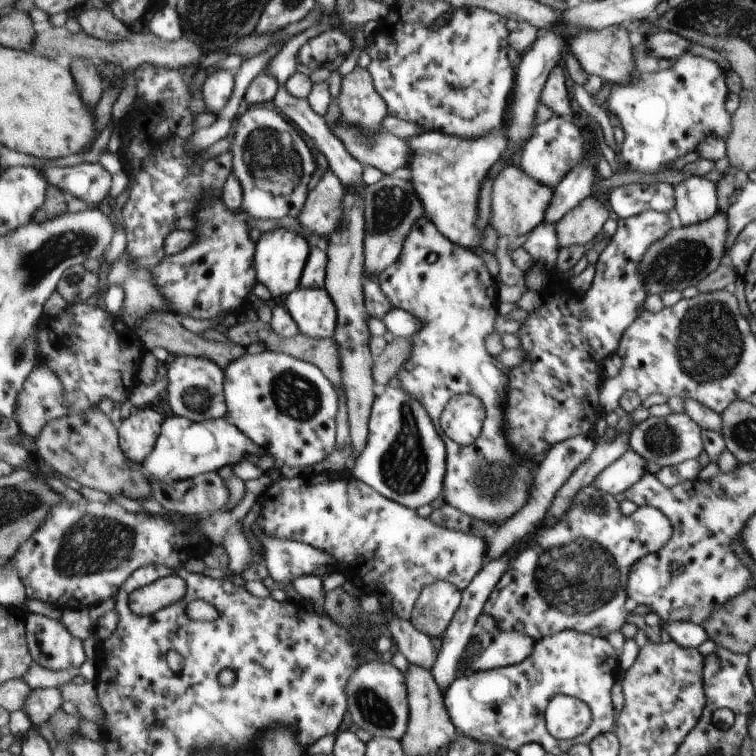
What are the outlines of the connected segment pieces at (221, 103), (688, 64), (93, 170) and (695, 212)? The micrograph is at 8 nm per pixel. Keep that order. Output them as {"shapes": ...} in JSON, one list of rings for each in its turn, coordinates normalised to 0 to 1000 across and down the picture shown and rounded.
{"shapes":[[[[287,91],[274,101],[267,120],[276,149],[288,153],[299,143],[300,135],[308,127],[311,102],[311,95],[300,91]]],[[[852,50],[845,60],[836,62],[836,73],[840,90],[835,98],[833,110],[813,112],[799,108],[791,128],[792,134],[802,136],[806,151],[819,157],[820,167],[827,176],[824,190],[816,202],[820,226],[866,228],[876,222],[888,222],[888,213],[896,221],[894,209],[909,201],[919,200],[922,189],[931,180],[946,179],[959,183],[964,177],[964,151],[956,143],[956,135],[962,127],[959,98],[943,78],[914,74],[909,69],[886,78],[861,75],[852,63]]],[[[131,216],[98,220],[62,220],[57,230],[67,245],[112,265],[123,272],[138,272],[147,251],[147,228]]],[[[911,233],[889,246],[890,276],[903,300],[938,291],[948,280],[946,246],[925,233]]]]}

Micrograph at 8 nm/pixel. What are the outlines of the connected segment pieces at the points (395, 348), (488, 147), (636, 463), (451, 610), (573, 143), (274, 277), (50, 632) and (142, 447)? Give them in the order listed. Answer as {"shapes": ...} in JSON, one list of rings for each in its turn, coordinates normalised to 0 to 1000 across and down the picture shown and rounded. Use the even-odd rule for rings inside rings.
{"shapes":[[[[521,447],[511,454],[501,471],[492,475],[492,501],[500,517],[505,515],[517,499],[524,497],[528,485],[541,471],[541,452],[530,452],[528,447]]],[[[570,172],[544,180],[537,188],[544,193],[544,212],[538,214],[541,241],[557,267],[561,286],[594,320],[616,329],[634,325],[636,307],[626,294],[631,288],[631,254],[644,225],[671,196],[669,176],[652,172],[623,185]]],[[[829,594],[813,611],[800,618],[782,642],[798,653],[819,653],[840,640],[853,624],[853,607]]],[[[577,769],[560,778],[541,823],[574,848],[586,841],[610,799],[610,780],[591,769]]],[[[730,152],[726,159],[706,167],[683,218],[700,235],[733,251],[742,238],[769,216],[769,206],[771,206],[769,175],[755,161],[747,161],[745,156]]],[[[373,300],[349,307],[340,317],[337,336],[340,370],[358,386],[360,394],[384,390],[398,380],[401,360],[410,344],[413,329],[406,319],[401,312]]],[[[38,810],[34,831],[41,868],[54,882],[89,888],[115,876],[110,847],[97,841],[79,820]]],[[[184,540],[161,556],[159,589],[163,598],[180,612],[192,612],[204,597],[210,575],[214,574],[217,550],[205,542]]]]}

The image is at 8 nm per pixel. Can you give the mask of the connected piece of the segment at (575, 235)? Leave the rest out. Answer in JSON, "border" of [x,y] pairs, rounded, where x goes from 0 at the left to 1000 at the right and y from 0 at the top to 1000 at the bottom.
{"border":[[[784,258],[774,261],[735,294],[737,325],[747,328],[779,320],[795,304],[803,286],[806,278],[795,265],[784,262]]]}

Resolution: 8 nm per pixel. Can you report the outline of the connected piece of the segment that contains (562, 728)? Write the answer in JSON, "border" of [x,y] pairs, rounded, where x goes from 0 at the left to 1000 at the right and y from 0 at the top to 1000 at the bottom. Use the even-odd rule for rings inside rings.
{"border":[[[734,917],[721,939],[722,963],[737,978],[759,978],[779,960],[779,935],[762,923]]]}

